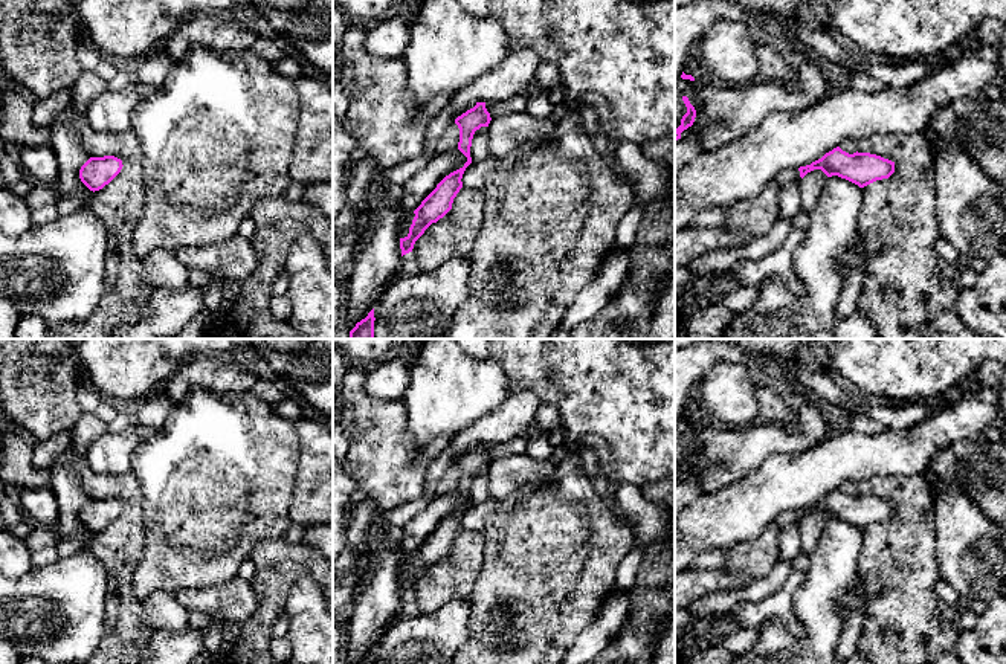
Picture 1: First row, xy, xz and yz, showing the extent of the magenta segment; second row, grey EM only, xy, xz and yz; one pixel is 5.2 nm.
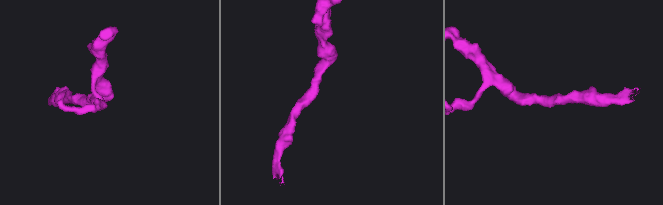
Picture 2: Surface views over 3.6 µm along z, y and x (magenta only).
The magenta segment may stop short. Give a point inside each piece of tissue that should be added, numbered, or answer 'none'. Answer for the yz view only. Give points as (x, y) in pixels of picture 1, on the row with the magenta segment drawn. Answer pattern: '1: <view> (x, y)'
none

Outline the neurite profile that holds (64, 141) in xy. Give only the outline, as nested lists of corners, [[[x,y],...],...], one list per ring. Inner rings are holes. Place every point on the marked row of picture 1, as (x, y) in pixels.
[[[70,104],[61,114],[56,116],[50,127],[49,145],[55,151],[58,160],[58,180],[55,188],[60,195],[78,195],[82,200],[84,208],[90,205],[92,194],[79,179],[81,166],[90,159],[89,153],[79,142],[79,136],[72,125],[75,105]]]

